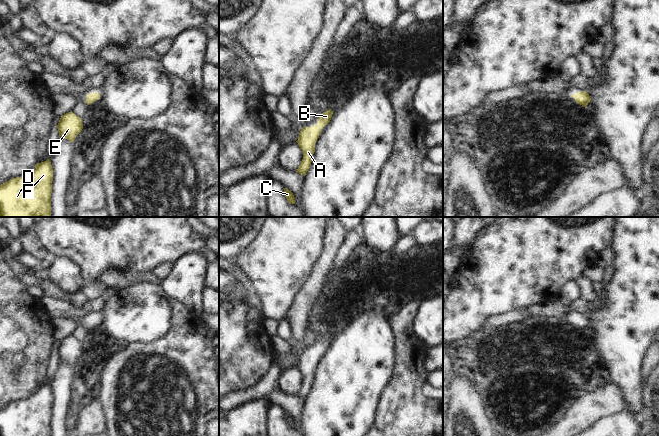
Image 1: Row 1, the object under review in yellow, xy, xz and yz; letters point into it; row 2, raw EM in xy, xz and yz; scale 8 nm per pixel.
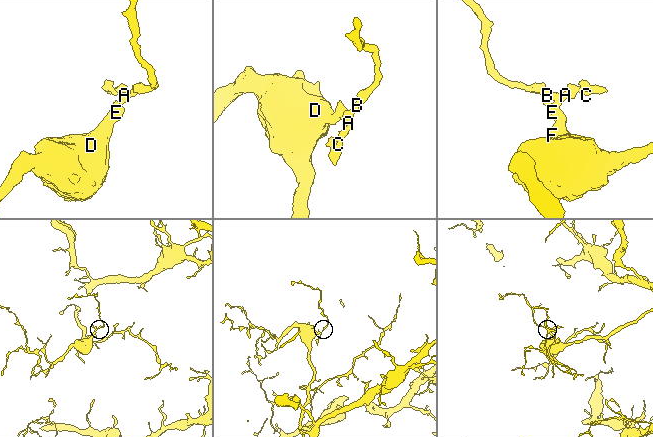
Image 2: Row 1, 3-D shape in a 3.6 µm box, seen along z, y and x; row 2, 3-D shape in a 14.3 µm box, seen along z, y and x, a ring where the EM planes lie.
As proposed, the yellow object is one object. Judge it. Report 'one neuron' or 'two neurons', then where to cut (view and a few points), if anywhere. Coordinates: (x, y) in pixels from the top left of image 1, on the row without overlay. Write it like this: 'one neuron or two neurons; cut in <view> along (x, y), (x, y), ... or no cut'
one neuron; no cut

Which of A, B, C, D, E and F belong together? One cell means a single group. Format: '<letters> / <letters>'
A B C D E F

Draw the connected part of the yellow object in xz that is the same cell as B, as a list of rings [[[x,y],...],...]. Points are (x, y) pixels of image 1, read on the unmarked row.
[[[329,333],[319,340],[316,349],[311,351],[303,351],[301,353],[298,364],[296,366],[303,376],[303,383],[296,395],[297,397],[303,400],[306,399],[311,390],[313,378],[315,376],[315,367],[321,358],[321,353],[330,346],[332,339],[333,335]]]

